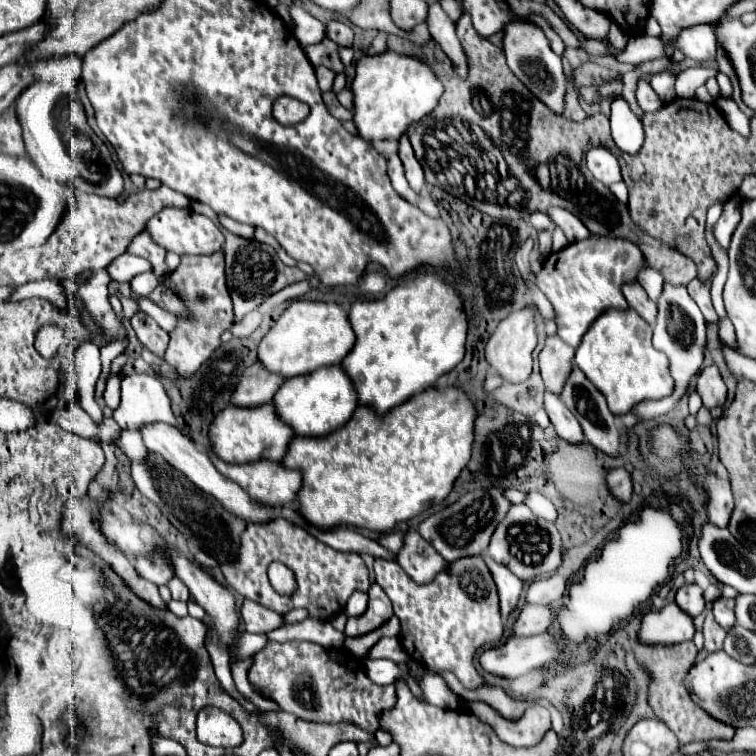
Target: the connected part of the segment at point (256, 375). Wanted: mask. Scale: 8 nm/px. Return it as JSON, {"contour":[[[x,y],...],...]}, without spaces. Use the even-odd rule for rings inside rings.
{"contour":[[[256,362],[238,380],[238,386],[234,388],[230,404],[238,408],[254,408],[260,404],[268,404],[274,398],[280,384],[282,384],[282,378],[278,374],[268,374]]]}

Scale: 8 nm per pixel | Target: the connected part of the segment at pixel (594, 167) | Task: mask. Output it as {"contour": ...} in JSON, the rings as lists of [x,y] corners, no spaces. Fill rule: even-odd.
{"contour":[[[590,148],[586,154],[586,164],[588,164],[588,170],[594,174],[594,178],[598,178],[604,186],[610,186],[622,180],[618,160],[606,148]]]}

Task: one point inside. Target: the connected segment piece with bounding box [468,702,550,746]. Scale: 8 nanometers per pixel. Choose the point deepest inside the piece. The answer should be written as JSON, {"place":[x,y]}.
{"place":[526,731]}

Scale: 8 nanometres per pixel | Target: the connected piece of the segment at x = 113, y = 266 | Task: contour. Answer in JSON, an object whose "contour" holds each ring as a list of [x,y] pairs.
{"contour":[[[120,254],[118,258],[114,258],[114,262],[110,262],[110,266],[106,266],[106,272],[116,282],[130,282],[134,276],[150,272],[150,262],[132,254]]]}

